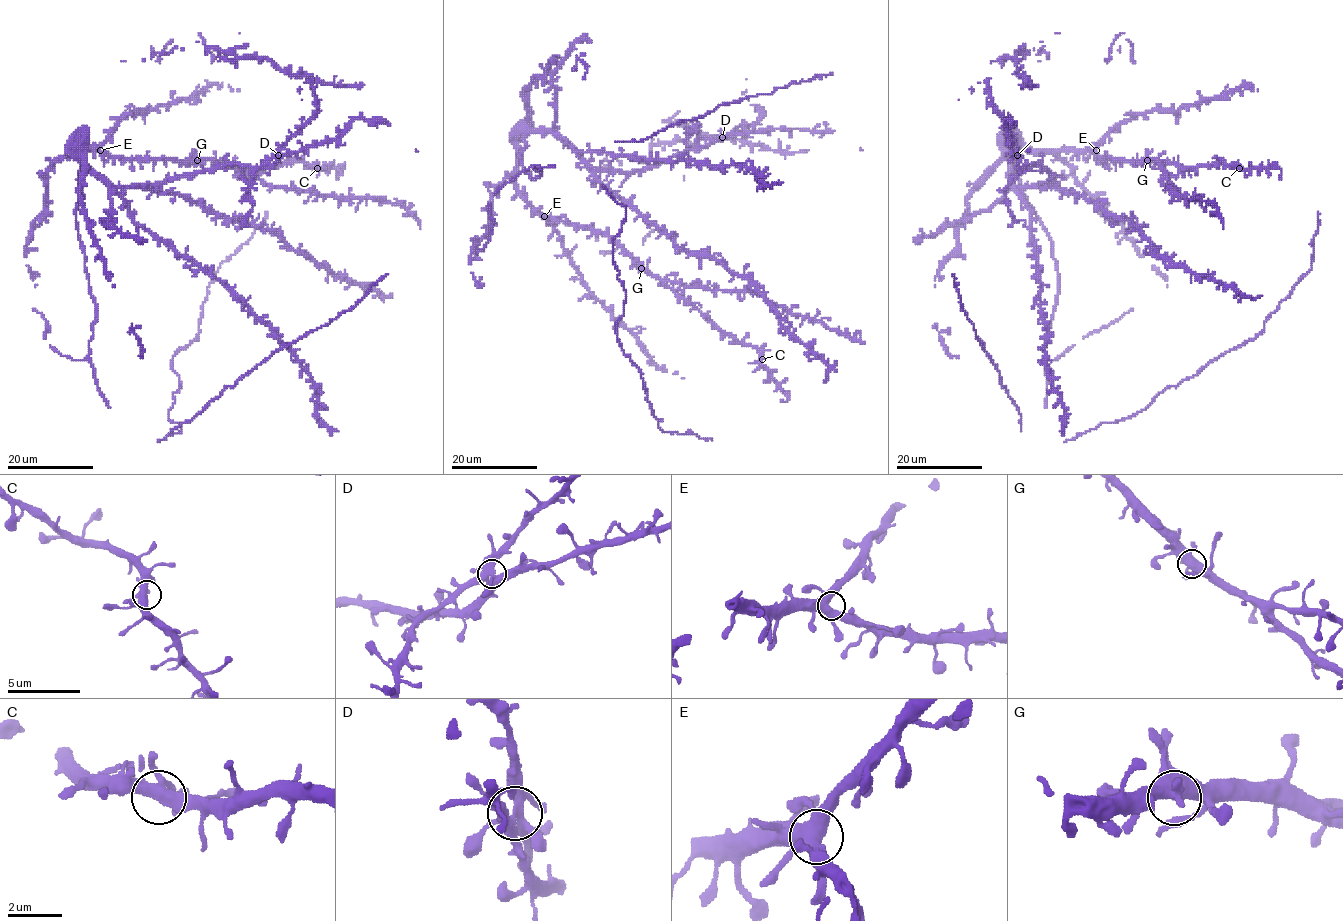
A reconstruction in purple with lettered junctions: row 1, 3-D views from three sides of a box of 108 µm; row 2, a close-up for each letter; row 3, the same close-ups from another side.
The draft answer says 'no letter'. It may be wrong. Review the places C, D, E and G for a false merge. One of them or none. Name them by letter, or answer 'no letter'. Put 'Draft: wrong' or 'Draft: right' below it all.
D
Draft: wrong

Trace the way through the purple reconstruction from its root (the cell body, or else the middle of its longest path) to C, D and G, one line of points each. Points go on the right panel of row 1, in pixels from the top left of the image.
C: (1050, 240), (1014, 167), (1020, 146), (1169, 160), (1184, 168), (1219, 163), (1239, 168)
D: (1050, 240), (1012, 168), (1016, 186), (1047, 186), (1051, 175), (1039, 165), (1021, 167), (1017, 155)
G: (1050, 240), (1028, 202), (1014, 167), (1015, 153), (1020, 146), (1043, 151), (1092, 151), (1102, 158), (1147, 160)

